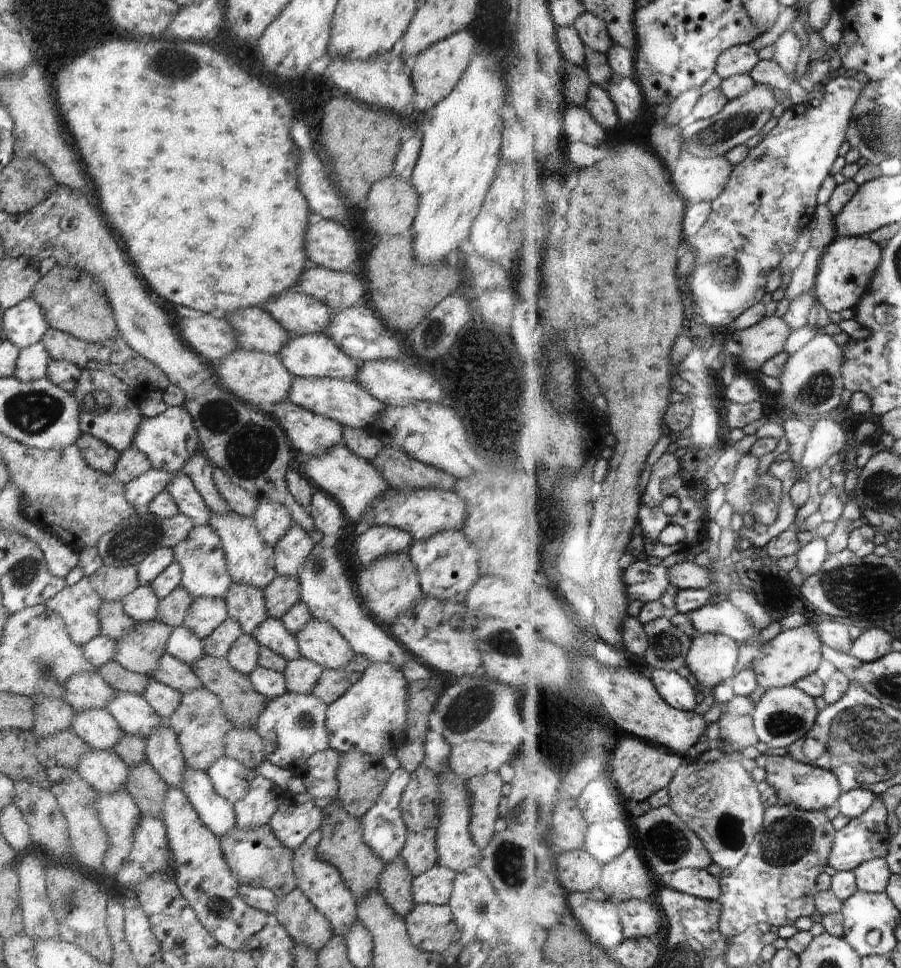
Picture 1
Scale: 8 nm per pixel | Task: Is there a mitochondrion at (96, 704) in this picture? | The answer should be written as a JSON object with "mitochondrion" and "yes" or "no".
{"mitochondrion":"no"}

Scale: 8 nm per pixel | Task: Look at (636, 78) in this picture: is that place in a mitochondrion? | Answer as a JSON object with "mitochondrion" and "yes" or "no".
{"mitochondrion":"no"}

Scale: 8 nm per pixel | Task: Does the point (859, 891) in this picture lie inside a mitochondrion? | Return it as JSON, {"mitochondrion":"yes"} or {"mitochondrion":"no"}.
{"mitochondrion":"no"}

